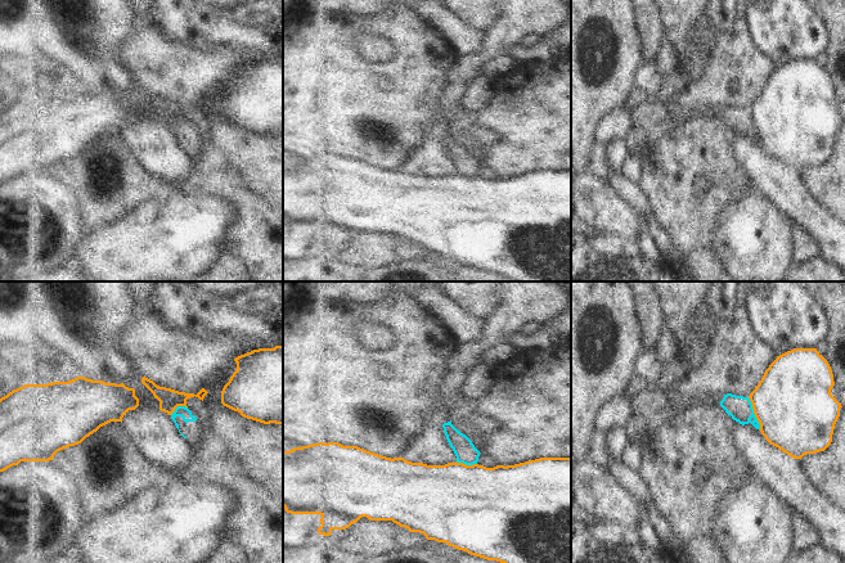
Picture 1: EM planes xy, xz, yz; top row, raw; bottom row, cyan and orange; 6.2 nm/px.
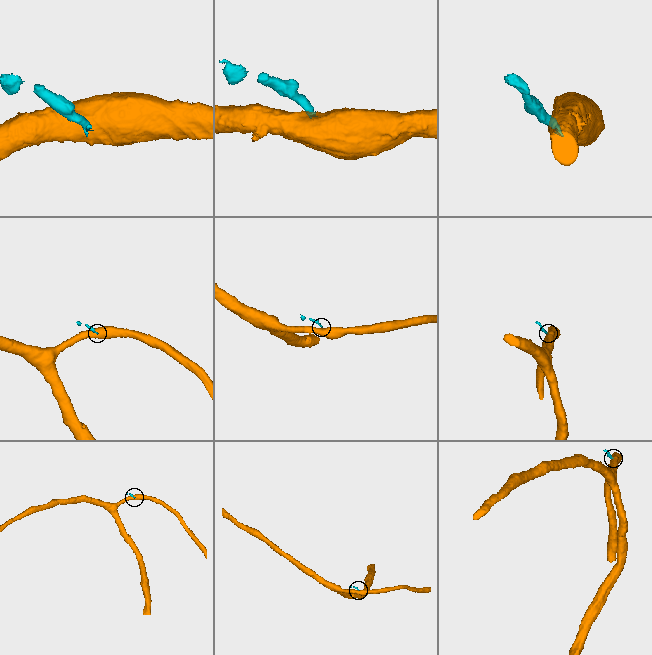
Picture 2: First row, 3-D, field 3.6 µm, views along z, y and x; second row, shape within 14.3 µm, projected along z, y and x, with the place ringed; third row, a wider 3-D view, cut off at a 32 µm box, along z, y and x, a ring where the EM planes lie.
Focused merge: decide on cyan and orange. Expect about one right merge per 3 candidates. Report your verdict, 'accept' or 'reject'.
reject

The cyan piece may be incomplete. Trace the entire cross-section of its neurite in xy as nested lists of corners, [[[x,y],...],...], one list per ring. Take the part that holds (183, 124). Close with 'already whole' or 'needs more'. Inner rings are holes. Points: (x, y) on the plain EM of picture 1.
[[[177,118],[171,126],[176,140],[184,150],[195,158],[203,149],[203,139],[197,132],[194,125],[185,118]]]; needs more

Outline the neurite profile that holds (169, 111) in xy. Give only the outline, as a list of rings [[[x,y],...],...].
[[[143,89],[141,95],[153,105],[154,111],[159,113],[159,122],[171,127],[177,118],[186,118],[186,112],[190,109],[198,109],[203,113],[204,108],[208,105],[202,100],[197,107],[179,104],[171,100],[159,99],[153,93]]]

